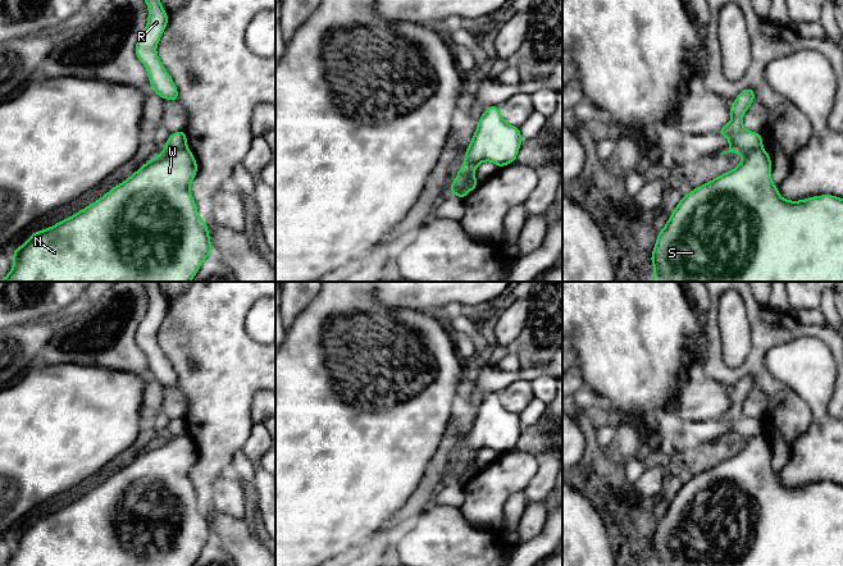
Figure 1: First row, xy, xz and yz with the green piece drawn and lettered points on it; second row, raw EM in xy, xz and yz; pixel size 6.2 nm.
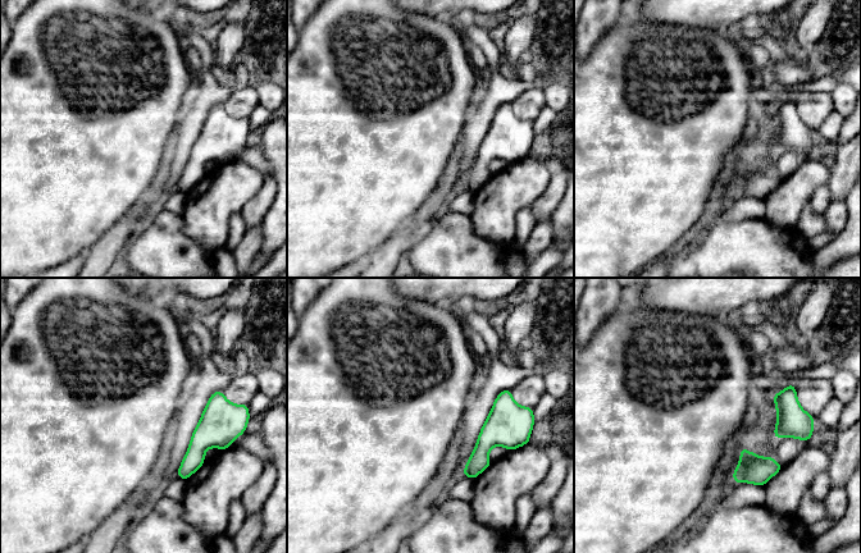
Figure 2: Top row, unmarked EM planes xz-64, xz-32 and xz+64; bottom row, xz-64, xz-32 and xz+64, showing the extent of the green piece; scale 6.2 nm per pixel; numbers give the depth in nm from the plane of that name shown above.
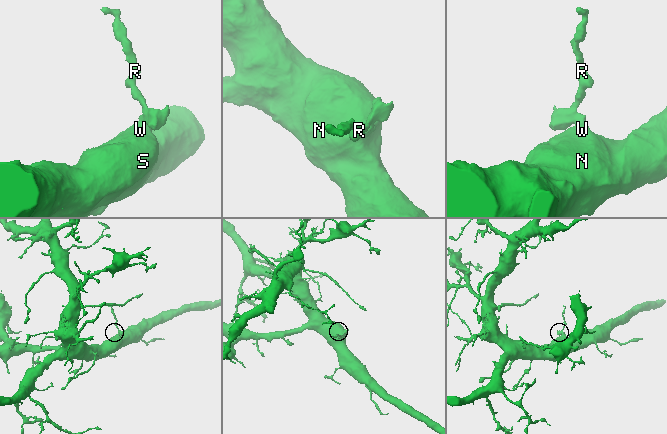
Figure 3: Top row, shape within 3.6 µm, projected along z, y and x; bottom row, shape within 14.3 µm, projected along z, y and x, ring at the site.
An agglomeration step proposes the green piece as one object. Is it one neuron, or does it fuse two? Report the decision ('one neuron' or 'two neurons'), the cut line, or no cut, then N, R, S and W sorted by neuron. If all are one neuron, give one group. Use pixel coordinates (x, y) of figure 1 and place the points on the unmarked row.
one neuron; no cut; N R S W

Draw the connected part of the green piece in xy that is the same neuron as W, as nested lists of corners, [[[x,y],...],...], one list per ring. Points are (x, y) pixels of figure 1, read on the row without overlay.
[[[186,419],[170,420],[161,441],[149,447],[101,485],[58,511],[35,519],[13,538],[13,554],[4,566],[192,566],[213,539],[206,508],[197,502],[190,470],[197,451],[187,435]]]

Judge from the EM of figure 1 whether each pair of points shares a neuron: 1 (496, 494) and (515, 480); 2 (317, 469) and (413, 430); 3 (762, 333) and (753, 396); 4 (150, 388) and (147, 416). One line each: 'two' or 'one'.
1: one
2: one
3: two
4: one

